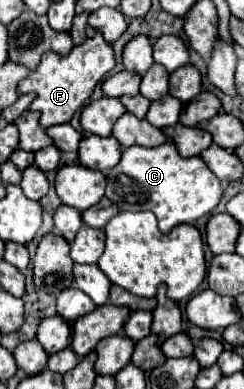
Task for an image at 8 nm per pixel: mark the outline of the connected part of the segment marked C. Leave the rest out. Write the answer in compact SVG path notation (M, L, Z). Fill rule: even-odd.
M170 141L152 149L144 149L144 147L124 149L120 163L108 171L106 181L108 181L106 197L112 203L116 203L120 211L152 211L158 219L158 227L162 233L168 233L172 227L180 223L194 223L202 215L210 213L222 197L222 183L204 165L202 157L180 157Z

